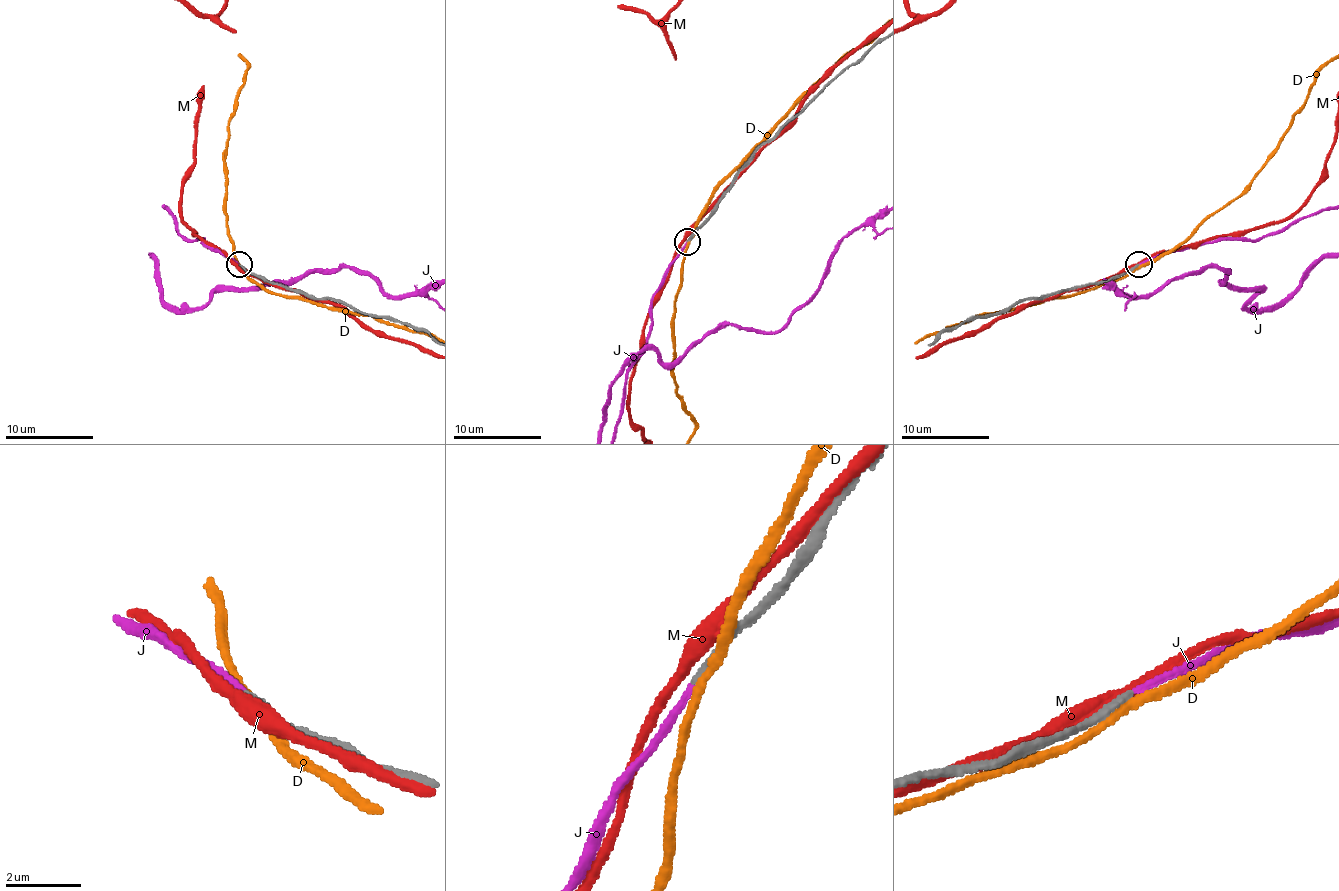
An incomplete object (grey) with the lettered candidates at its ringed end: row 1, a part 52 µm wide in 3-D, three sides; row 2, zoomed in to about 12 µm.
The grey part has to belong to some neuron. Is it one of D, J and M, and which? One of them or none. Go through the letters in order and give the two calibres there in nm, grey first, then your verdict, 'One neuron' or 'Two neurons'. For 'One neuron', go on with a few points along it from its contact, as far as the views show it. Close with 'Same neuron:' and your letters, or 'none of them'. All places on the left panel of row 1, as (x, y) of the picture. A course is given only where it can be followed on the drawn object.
D: Thickness 280 nm (grey) against 220 nm. Two neurons
J: Thickness 200 nm (grey) against 170 nm. One neuron
M: Thickness 280 nm (grey) against 480 nm. Two neurons
Same neuron: J

